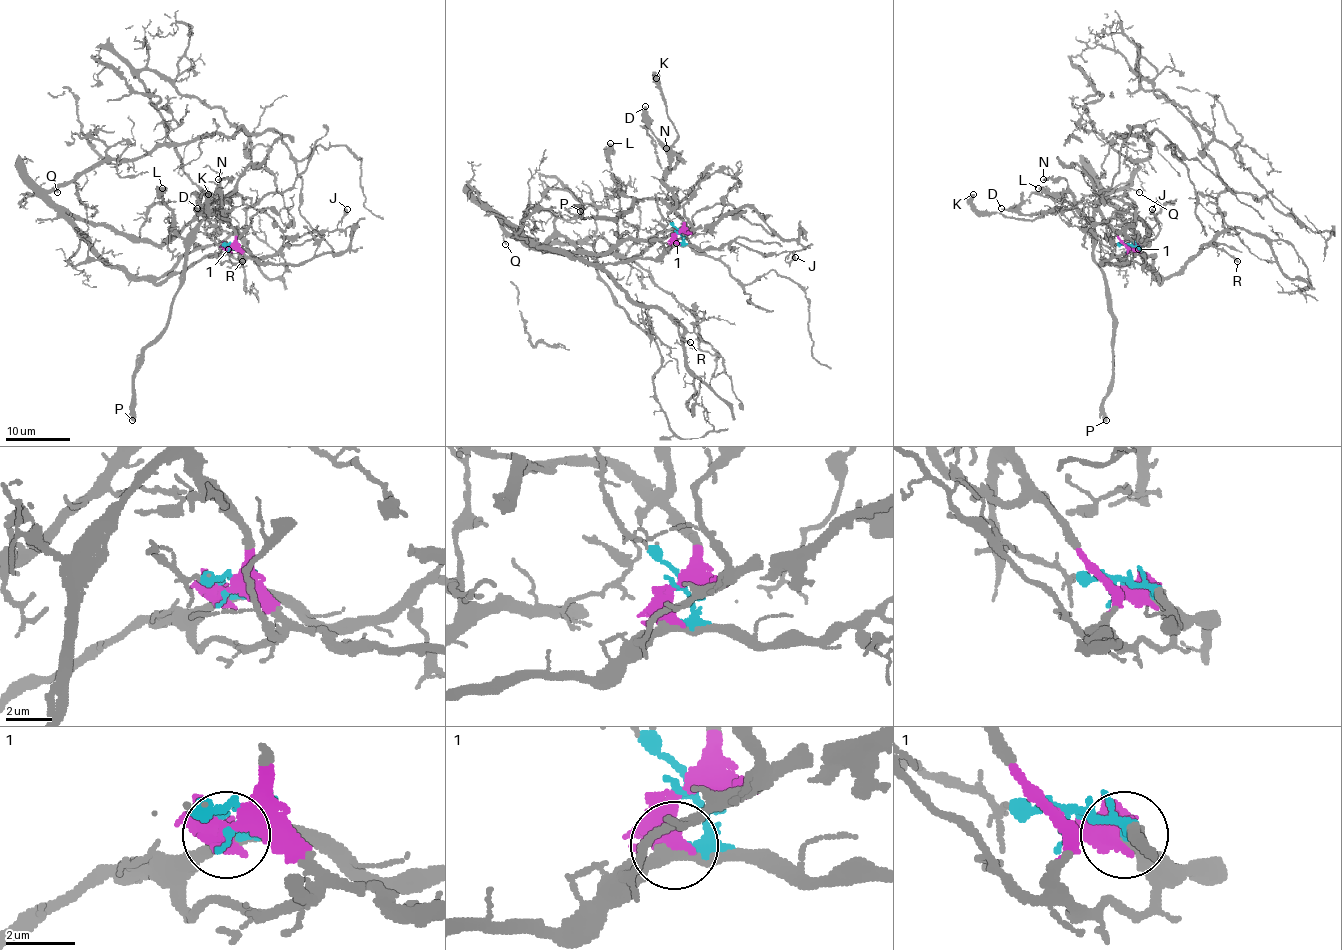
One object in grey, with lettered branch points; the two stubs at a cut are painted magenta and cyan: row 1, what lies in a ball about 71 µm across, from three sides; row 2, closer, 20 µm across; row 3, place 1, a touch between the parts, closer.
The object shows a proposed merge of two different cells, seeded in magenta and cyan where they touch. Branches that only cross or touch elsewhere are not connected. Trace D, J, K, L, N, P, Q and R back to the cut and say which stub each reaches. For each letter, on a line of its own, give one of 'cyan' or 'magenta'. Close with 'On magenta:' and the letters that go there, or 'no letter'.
D: magenta
J: cyan
K: magenta
L: magenta
N: magenta
P: magenta
Q: cyan
R: cyan
On magenta: D, K, L, N, P

